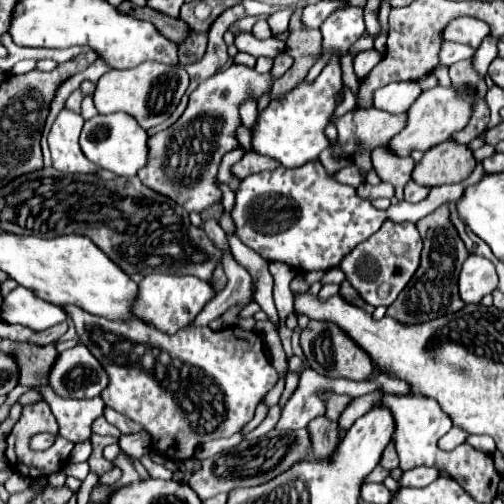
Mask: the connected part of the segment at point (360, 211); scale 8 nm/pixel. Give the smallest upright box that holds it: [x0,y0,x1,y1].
[231,159,483,271]

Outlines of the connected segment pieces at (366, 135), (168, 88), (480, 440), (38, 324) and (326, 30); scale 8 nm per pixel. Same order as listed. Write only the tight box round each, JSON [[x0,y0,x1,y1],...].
[[329,107,407,155],[93,61,189,129],[467,437,495,455],[1,287,67,331],[323,7,365,54]]

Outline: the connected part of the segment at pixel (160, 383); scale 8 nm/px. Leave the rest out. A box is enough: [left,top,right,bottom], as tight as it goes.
[63,305,277,461]

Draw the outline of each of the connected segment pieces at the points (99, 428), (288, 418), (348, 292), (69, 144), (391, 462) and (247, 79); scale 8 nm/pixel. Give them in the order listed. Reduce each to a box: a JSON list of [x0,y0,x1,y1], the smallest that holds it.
[[93,417,121,439],[275,369,387,431],[339,281,375,313],[49,109,97,173],[381,443,399,471],[137,65,271,213]]

